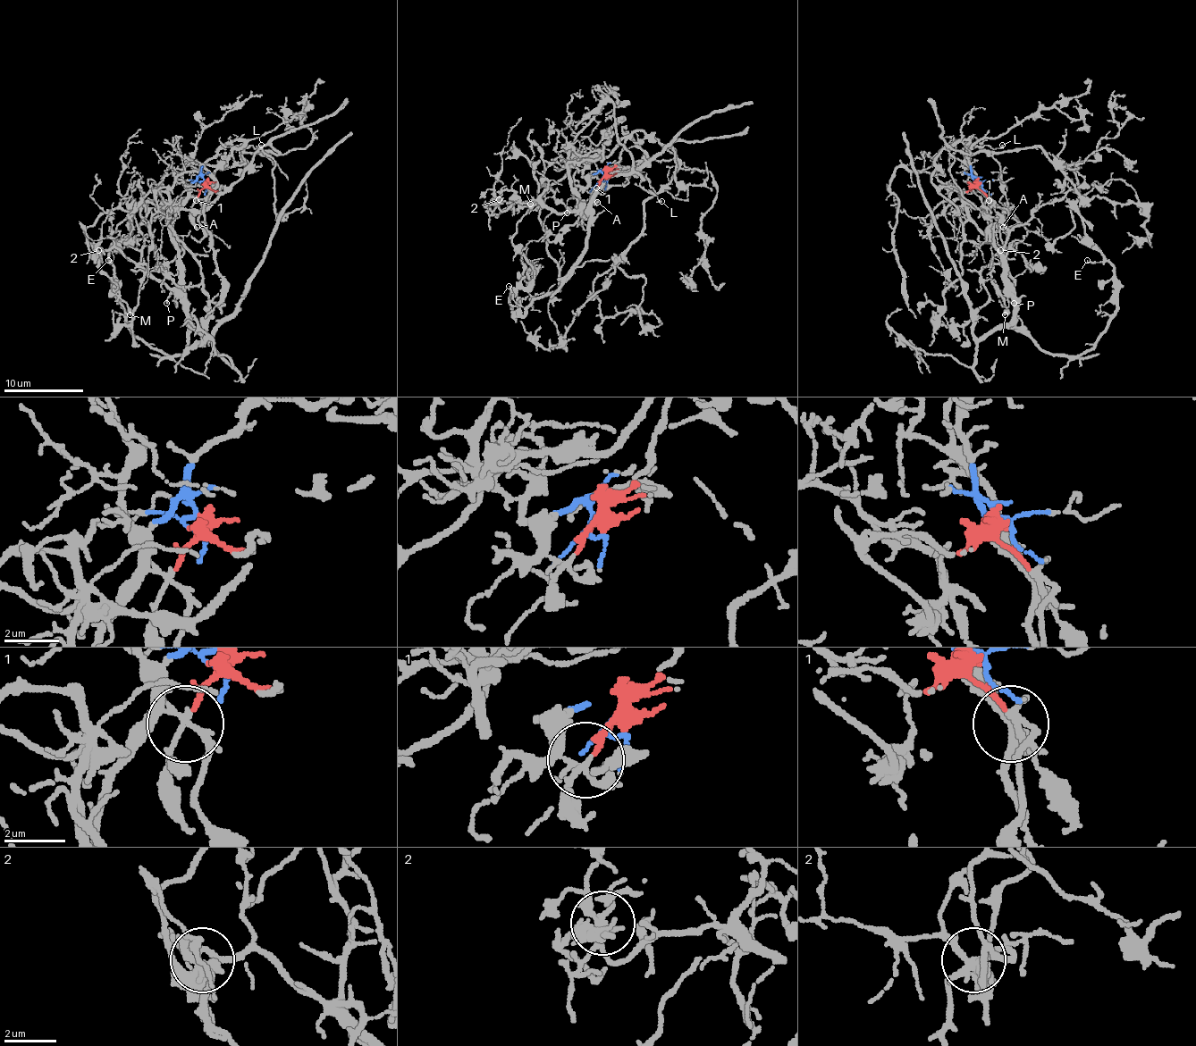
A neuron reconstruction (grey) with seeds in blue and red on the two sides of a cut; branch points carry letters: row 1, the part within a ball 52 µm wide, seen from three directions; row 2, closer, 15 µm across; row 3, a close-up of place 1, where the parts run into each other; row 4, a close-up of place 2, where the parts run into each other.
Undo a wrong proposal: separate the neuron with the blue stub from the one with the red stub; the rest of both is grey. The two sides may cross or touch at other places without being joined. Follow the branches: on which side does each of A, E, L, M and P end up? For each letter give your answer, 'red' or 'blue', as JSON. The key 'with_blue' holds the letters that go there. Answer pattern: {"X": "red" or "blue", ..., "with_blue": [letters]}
{"A": "red", "E": "blue", "L": "blue", "M": "blue", "P": "blue", "with_blue": ["E", "L", "M", "P"]}

